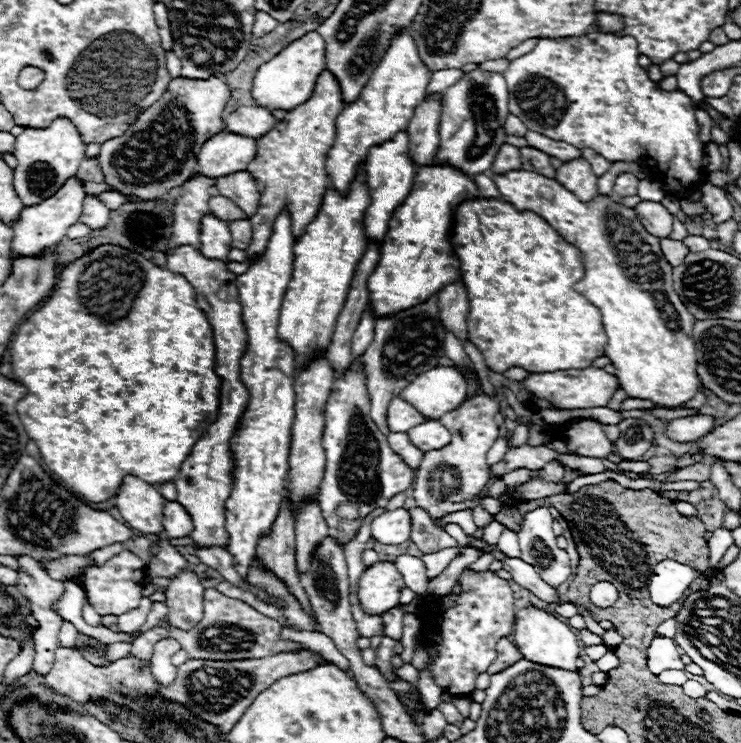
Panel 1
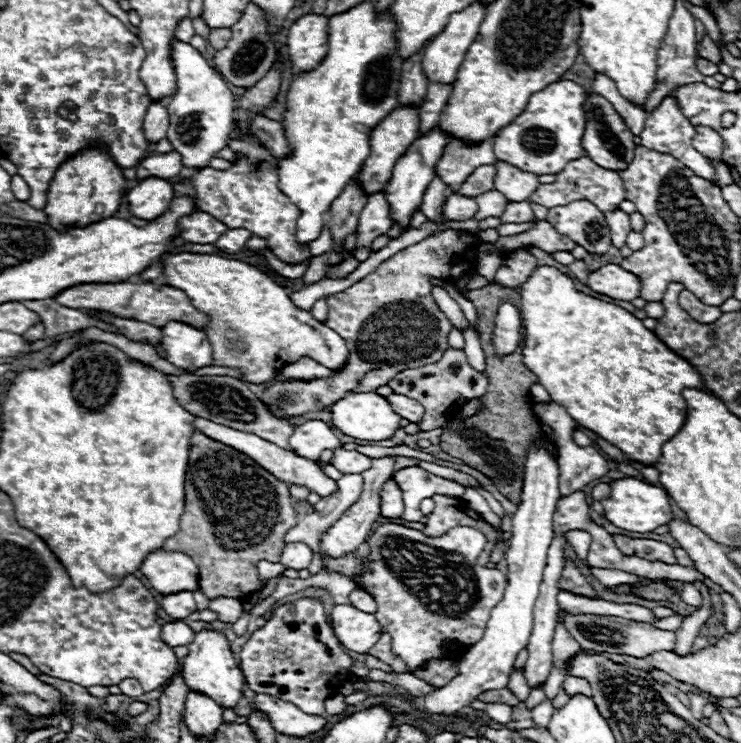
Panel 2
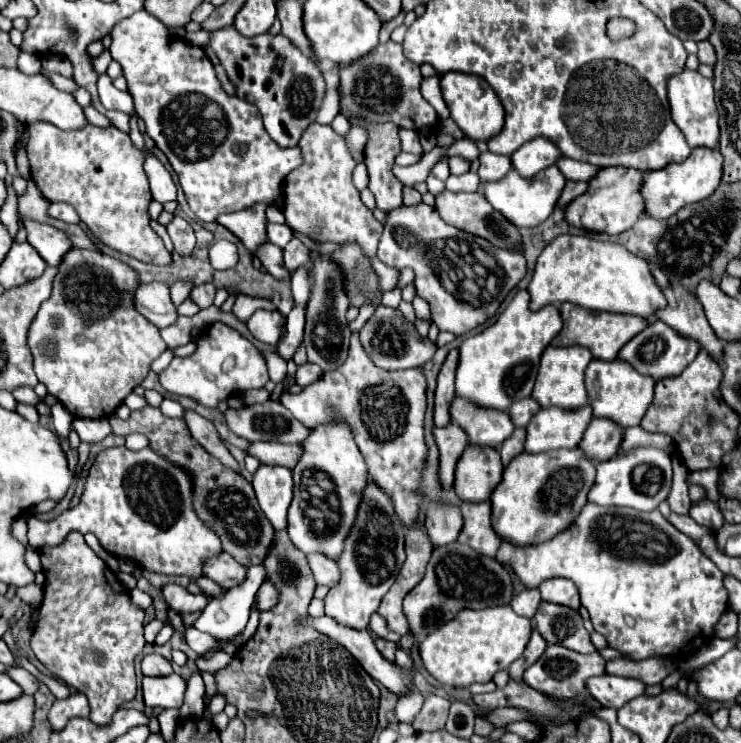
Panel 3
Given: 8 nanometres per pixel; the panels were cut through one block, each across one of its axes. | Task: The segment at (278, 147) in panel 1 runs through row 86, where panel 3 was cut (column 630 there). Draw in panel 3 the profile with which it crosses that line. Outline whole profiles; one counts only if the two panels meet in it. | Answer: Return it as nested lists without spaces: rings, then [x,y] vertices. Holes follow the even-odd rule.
[[[560,304],[564,328],[562,332],[552,340],[552,346],[584,346],[590,348],[594,358],[598,360],[614,360],[610,356],[616,356],[620,348],[630,342],[636,334],[640,334],[648,324],[646,320],[640,320],[638,316],[626,316],[626,314],[612,314],[612,312],[590,312],[576,304]]]

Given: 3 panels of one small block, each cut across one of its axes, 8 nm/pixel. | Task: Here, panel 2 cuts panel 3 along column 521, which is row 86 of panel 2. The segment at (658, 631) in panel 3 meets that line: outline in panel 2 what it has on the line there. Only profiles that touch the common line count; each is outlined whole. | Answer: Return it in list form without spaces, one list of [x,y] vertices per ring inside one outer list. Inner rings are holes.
[[[558,80],[532,94],[524,112],[496,136],[496,158],[516,164],[518,168],[524,168],[524,172],[560,174],[568,162],[586,154],[580,144],[584,132],[584,94],[586,90],[570,80]]]

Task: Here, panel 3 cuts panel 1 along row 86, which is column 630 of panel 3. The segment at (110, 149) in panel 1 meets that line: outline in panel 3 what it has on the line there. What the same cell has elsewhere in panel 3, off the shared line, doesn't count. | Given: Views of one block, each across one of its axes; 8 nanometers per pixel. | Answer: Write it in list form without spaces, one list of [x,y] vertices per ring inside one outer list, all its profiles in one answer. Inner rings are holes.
[[[610,166],[600,168],[598,174],[592,178],[594,188],[590,186],[582,196],[572,200],[566,206],[566,220],[582,228],[586,232],[606,232],[606,234],[622,234],[630,230],[636,220],[646,212],[644,200],[642,200],[642,180],[644,172],[634,168],[622,168],[622,166]]]

